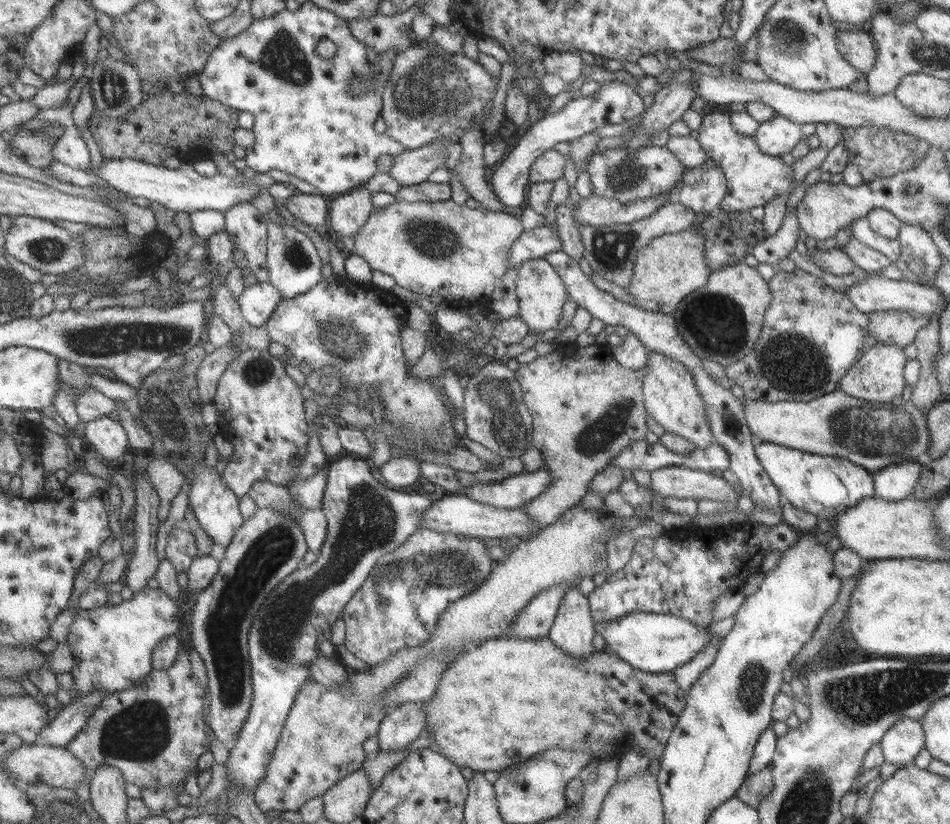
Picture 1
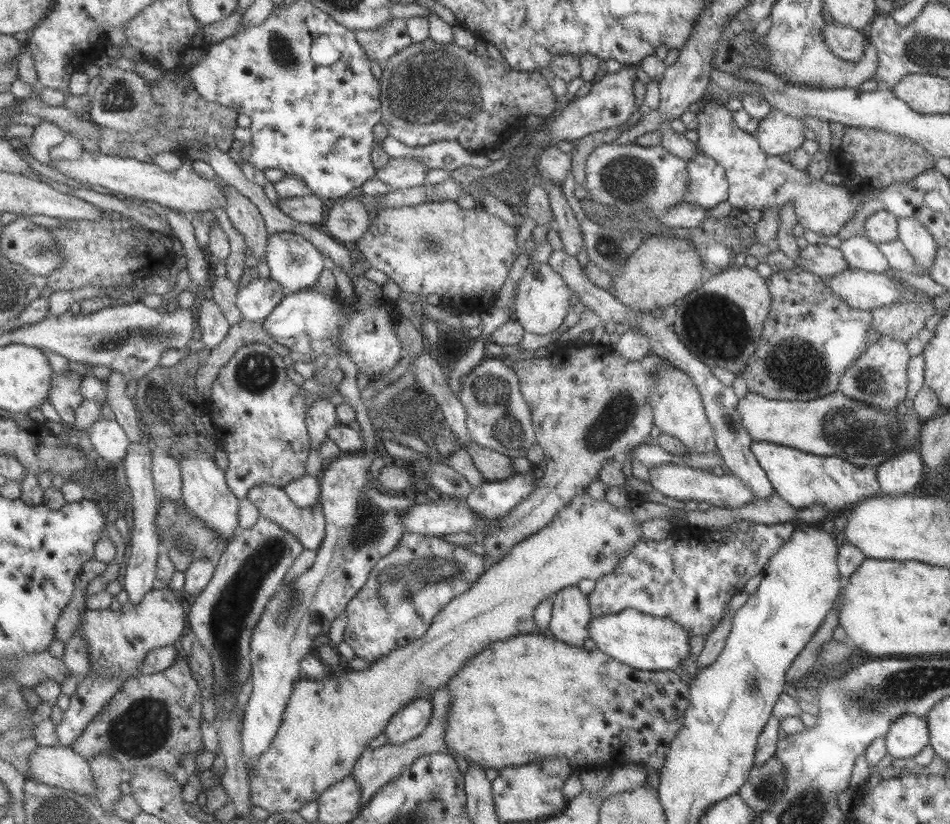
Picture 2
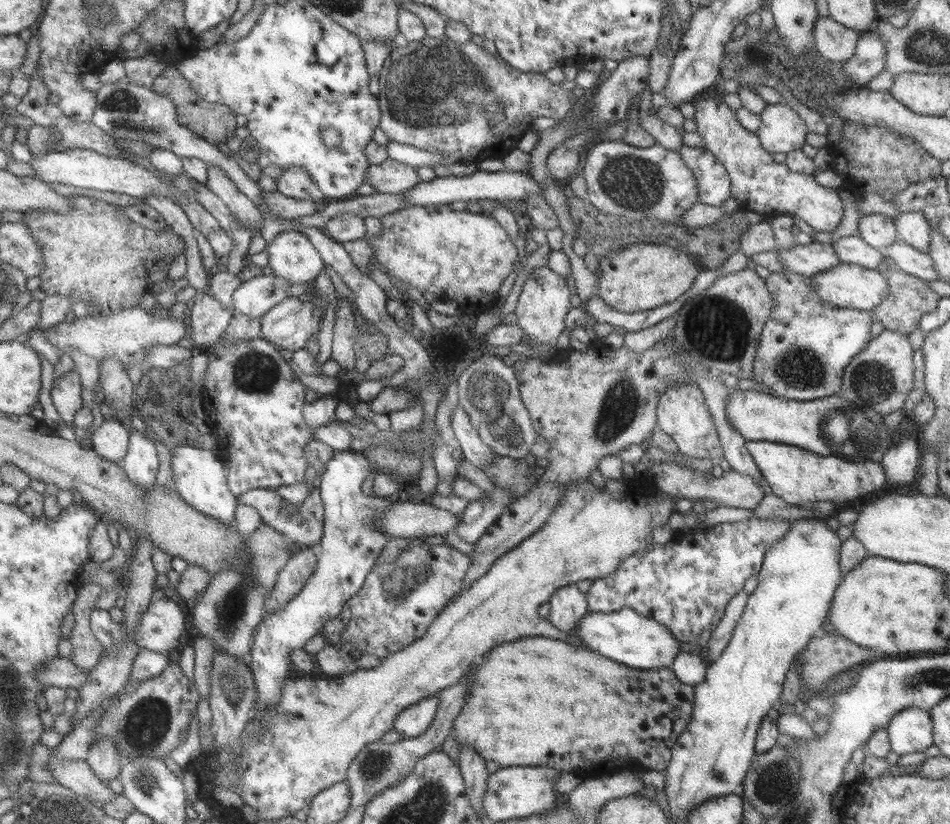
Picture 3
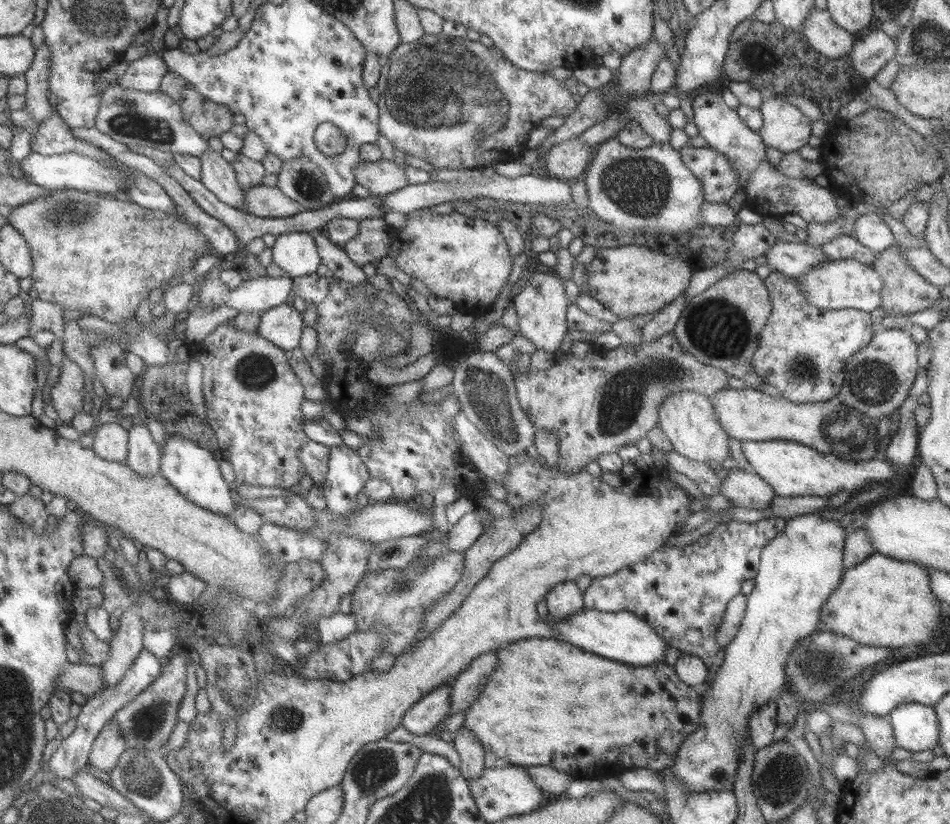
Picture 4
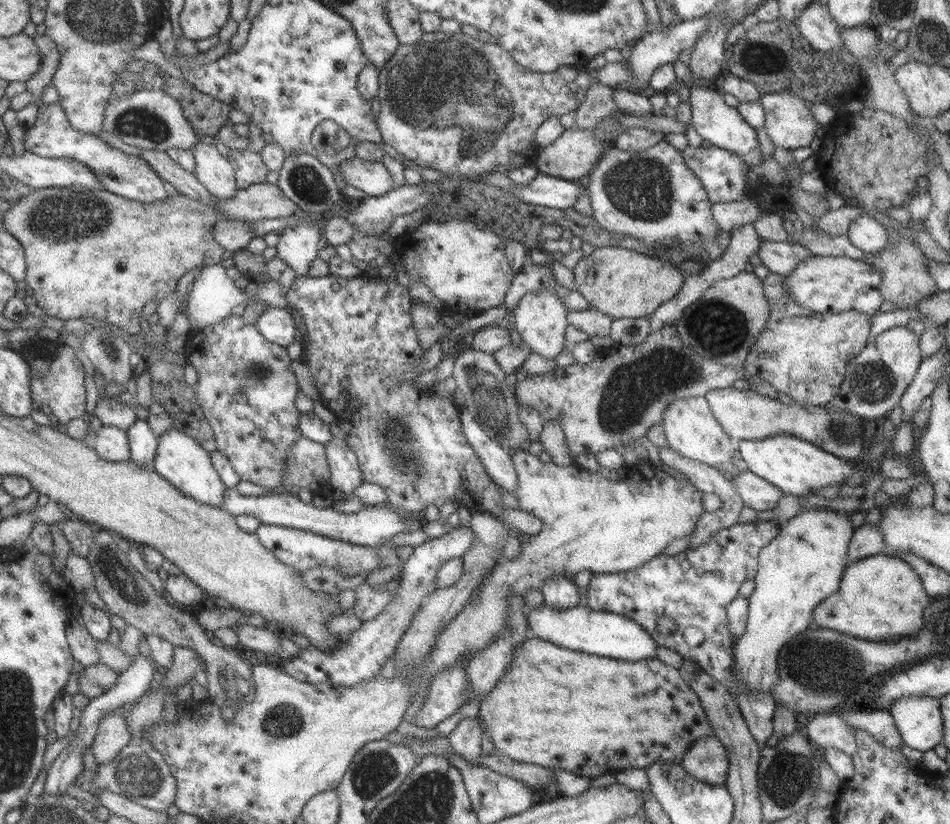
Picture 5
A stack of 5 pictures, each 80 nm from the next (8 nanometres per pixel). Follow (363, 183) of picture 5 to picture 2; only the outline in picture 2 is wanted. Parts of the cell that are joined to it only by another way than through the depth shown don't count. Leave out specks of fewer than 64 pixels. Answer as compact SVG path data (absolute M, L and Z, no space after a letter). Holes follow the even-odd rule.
M391 158L383 168L374 169L374 178L389 185L391 191L421 187L429 169L416 158Z

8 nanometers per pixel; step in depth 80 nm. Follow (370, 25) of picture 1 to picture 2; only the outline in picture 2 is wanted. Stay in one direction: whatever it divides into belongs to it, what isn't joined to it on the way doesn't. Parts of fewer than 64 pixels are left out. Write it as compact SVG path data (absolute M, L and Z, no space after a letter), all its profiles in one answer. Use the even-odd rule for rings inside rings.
M391 18L375 30L356 30L357 42L370 61L382 65L395 51L412 43L405 30L405 18Z

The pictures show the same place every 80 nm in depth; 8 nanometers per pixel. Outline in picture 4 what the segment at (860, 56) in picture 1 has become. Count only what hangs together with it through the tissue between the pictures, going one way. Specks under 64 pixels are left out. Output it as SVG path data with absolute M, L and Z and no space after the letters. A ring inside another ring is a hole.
M819 8L809 11L800 33L813 50L827 58L839 58L849 53L858 37L837 26L827 9Z

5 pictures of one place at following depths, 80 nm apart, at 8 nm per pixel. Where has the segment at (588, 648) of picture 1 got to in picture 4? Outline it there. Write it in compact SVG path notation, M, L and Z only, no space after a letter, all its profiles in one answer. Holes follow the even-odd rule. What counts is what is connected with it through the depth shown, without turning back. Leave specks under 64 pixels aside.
M573 581L553 585L543 599L550 619L559 620L584 608L581 591Z

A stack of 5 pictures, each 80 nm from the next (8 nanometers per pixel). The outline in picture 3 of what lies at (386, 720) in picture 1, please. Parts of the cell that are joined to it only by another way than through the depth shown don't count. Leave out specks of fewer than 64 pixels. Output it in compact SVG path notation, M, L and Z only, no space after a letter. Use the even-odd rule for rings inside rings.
M435 694L407 706L395 717L392 729L399 732L404 739L421 735L427 731L427 726L433 721L433 717L437 713L437 705L439 705L439 700L437 700L437 694Z

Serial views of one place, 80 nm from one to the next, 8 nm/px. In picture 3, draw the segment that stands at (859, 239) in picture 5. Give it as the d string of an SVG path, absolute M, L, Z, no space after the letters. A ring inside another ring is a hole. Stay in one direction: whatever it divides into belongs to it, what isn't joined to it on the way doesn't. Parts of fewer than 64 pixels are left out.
M881 214L861 216L857 224L857 235L871 248L883 250L897 240L894 220Z

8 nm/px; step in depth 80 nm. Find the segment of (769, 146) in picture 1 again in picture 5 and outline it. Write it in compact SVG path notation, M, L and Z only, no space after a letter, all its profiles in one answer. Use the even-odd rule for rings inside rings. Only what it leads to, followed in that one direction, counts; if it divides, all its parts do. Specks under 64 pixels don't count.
M779 91L760 95L760 103L764 110L764 126L774 146L783 146L792 153L796 148L808 146L816 136L818 123L811 115L806 100L797 93Z

